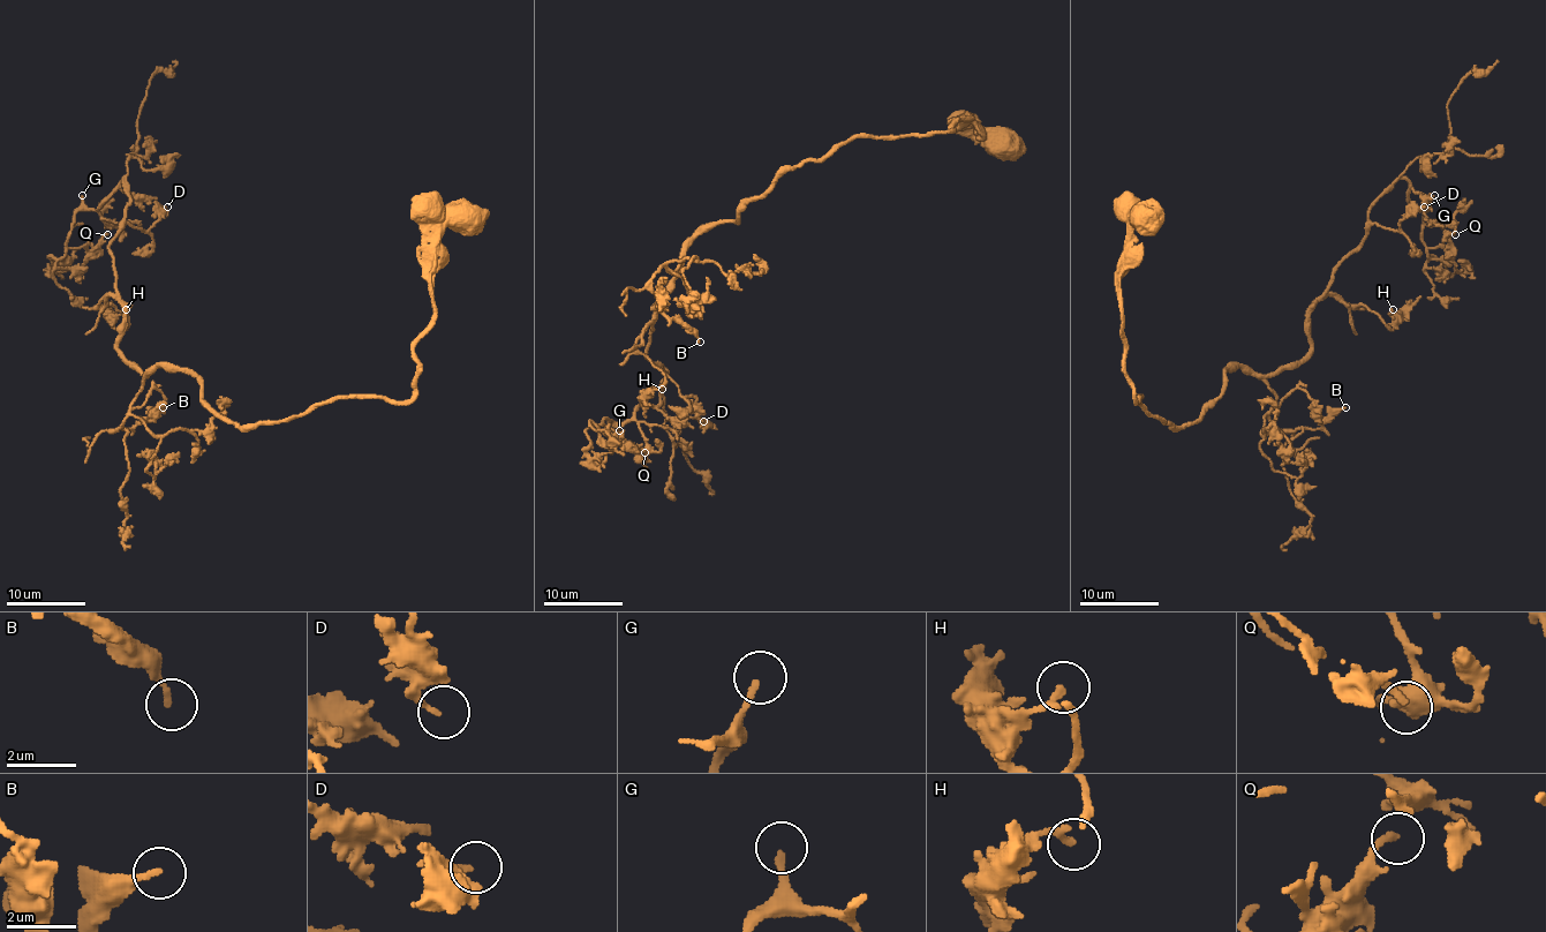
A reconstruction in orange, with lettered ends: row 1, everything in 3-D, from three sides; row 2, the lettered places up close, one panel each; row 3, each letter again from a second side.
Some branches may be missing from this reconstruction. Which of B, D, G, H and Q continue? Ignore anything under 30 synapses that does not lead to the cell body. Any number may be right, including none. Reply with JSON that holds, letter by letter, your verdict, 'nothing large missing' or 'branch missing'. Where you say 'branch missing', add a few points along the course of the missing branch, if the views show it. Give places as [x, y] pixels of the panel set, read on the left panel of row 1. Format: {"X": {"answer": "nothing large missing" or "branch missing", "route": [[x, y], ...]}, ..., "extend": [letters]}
{"B": {"answer": "nothing large missing"}, "D": {"answer": "nothing large missing"}, "G": {"answer": "nothing large missing"}, "H": {"answer": "nothing large missing"}, "Q": {"answer": "nothing large missing"}, "extend": []}

